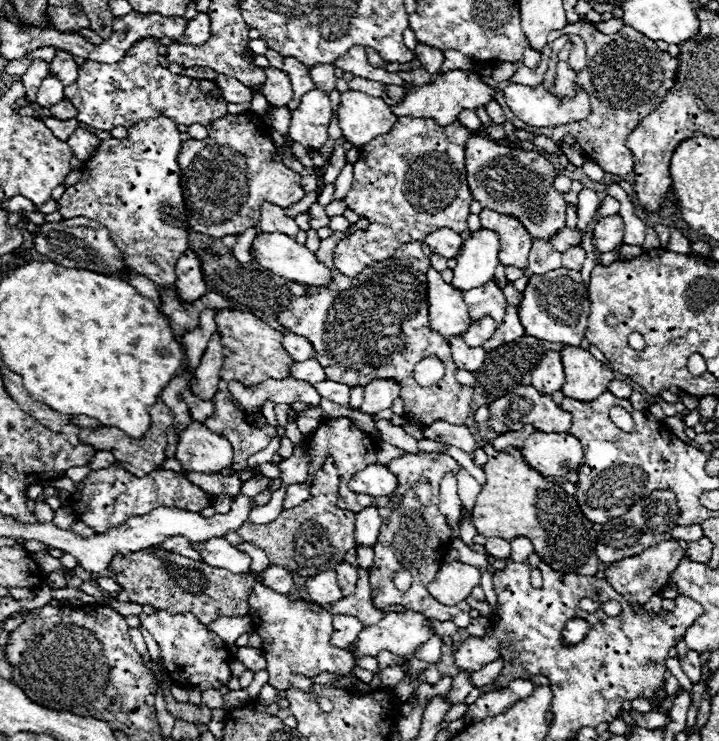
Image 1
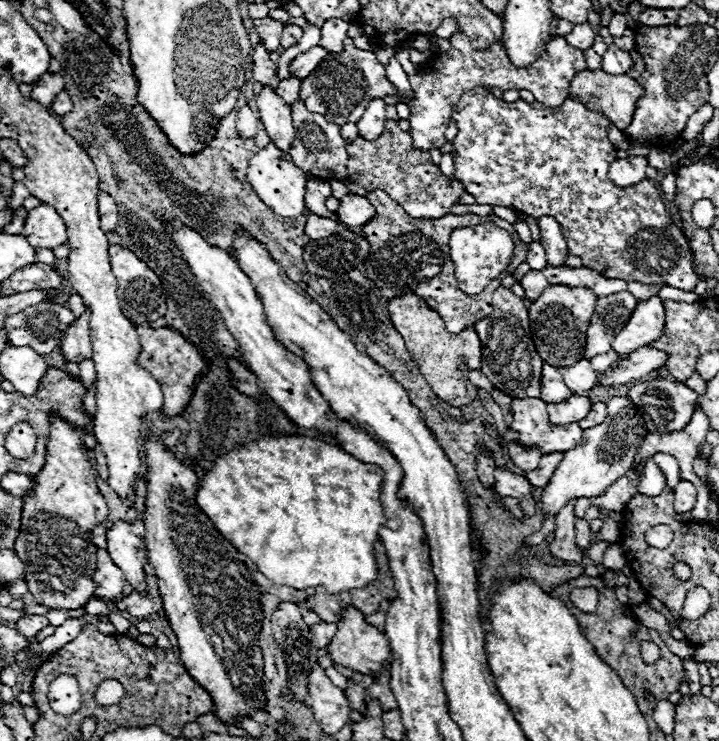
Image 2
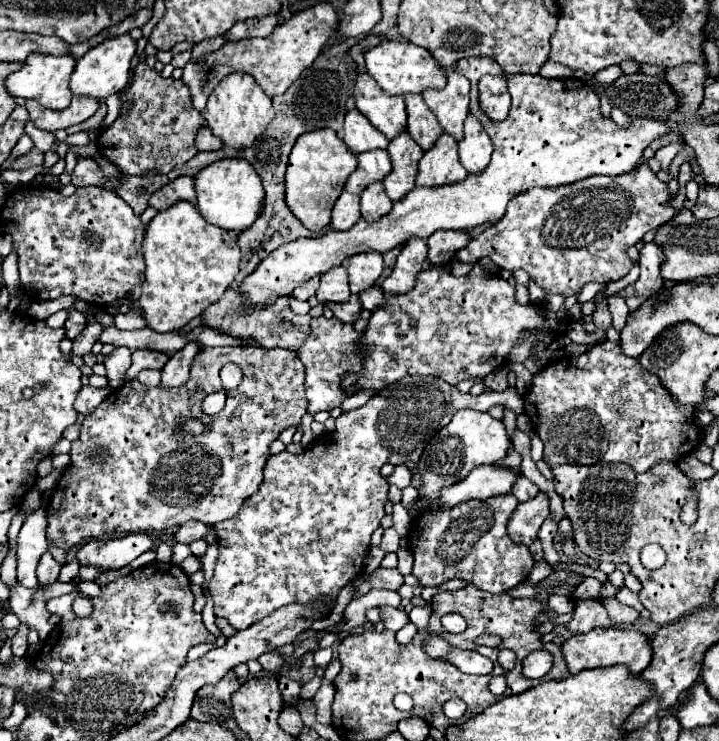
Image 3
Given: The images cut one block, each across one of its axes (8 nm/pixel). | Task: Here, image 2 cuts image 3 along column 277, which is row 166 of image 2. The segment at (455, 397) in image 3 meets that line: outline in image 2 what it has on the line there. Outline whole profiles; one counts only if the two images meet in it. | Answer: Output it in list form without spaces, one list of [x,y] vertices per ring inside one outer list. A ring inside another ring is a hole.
[[[474,88],[460,98],[456,122],[458,138],[452,140],[452,146],[458,152],[454,176],[478,204],[506,206],[534,218],[554,216],[564,232],[568,252],[580,256],[584,268],[590,268],[604,278],[620,278],[650,286],[664,282],[684,292],[692,292],[702,280],[694,272],[694,254],[688,238],[676,224],[670,226],[672,220],[656,184],[652,180],[642,180],[638,188],[616,188],[616,184],[608,180],[608,166],[616,160],[616,150],[608,140],[610,122],[602,114],[590,112],[570,98],[564,100],[560,108],[544,108],[540,102],[534,106],[524,100],[508,104],[484,88]]]

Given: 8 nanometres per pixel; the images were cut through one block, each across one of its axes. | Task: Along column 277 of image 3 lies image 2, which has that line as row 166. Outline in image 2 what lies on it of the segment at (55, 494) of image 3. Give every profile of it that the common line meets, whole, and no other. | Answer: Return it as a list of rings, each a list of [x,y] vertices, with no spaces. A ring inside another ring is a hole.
[[[388,120],[384,126],[384,134],[376,140],[364,140],[356,136],[356,140],[348,142],[348,178],[362,186],[364,190],[384,190],[392,196],[404,210],[414,218],[440,218],[450,214],[450,208],[458,204],[464,194],[464,186],[456,178],[448,178],[442,170],[432,162],[428,152],[420,152],[412,146],[412,136],[398,128],[398,122]]]

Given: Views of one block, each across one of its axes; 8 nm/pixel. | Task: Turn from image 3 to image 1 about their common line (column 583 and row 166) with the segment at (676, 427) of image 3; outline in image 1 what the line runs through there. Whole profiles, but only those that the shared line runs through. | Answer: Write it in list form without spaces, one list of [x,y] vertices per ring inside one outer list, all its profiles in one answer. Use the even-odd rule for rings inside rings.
[[[404,116],[394,126],[392,132],[370,140],[358,160],[354,162],[354,182],[350,192],[342,198],[348,208],[352,208],[362,218],[370,220],[370,228],[358,234],[350,234],[346,240],[340,240],[334,250],[334,266],[346,274],[356,276],[366,266],[388,260],[400,244],[424,240],[438,228],[452,228],[454,232],[466,230],[466,218],[470,214],[470,188],[466,184],[466,170],[464,170],[464,144],[472,136],[468,128],[464,128],[458,120],[448,126],[438,126],[432,118],[414,118]]]

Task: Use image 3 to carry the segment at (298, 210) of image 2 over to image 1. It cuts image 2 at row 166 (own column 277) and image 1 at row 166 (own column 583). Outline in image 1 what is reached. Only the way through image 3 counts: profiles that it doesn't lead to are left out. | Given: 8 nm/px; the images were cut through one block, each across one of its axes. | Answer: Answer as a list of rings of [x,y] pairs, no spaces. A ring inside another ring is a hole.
[[[162,116],[152,120],[142,120],[140,124],[128,128],[128,138],[102,140],[96,154],[90,160],[82,162],[80,166],[82,178],[74,186],[68,186],[64,196],[58,200],[62,218],[84,216],[100,222],[104,228],[108,228],[110,238],[120,250],[124,264],[160,286],[176,282],[176,272],[174,272],[176,260],[188,248],[190,224],[188,216],[180,216],[186,214],[186,204],[180,188],[180,168],[178,168],[180,146],[182,140],[176,122]]]

